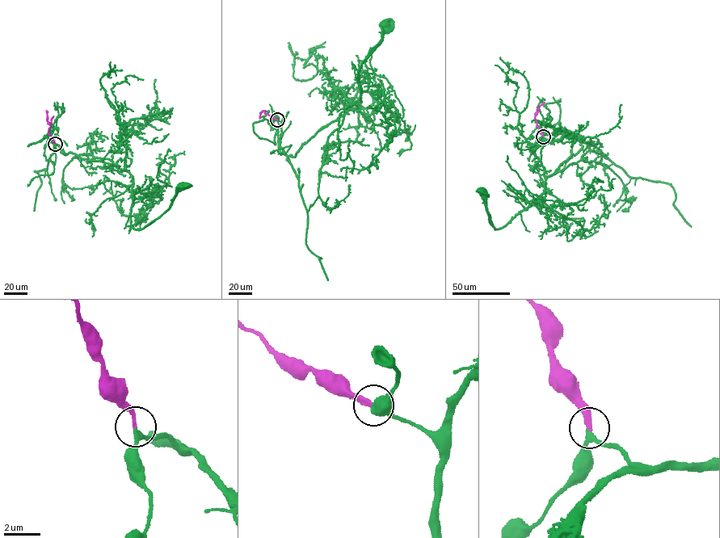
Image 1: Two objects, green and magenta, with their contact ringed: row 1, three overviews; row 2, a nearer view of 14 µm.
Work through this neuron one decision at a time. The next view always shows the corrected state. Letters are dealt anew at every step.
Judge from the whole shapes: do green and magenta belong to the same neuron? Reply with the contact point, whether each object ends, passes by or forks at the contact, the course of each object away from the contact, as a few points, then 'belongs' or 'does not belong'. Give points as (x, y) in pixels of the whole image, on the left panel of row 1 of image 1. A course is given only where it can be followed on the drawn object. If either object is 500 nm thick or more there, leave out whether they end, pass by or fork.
(55, 144) | green passes by | magenta ends | green via (55, 144), (65, 154), (128, 172), (136, 229), (159, 216), (183, 187) | magenta via (55, 143), (48, 134), (46, 110) | belongs

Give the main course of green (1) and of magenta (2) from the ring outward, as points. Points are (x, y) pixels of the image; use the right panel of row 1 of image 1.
1: (543, 136), (557, 140), (566, 136), (583, 146), (548, 176), (544, 192), (535, 201), (495, 229), (482, 191)
2: (543, 136), (536, 126), (535, 115), (536, 109), (544, 102)

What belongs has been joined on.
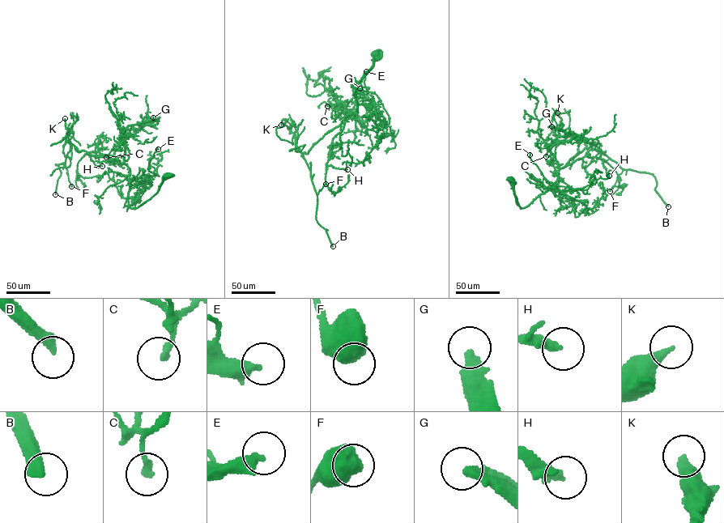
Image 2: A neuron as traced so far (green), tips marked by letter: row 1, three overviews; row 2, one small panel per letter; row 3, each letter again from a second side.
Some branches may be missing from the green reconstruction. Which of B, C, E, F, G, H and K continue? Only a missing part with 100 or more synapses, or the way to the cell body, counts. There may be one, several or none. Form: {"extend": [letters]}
{"extend": ["B", "G"]}

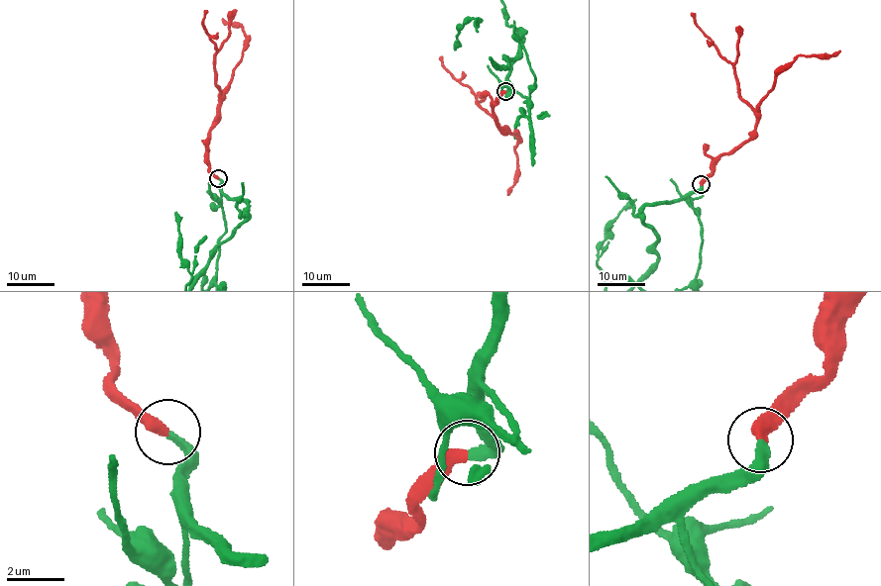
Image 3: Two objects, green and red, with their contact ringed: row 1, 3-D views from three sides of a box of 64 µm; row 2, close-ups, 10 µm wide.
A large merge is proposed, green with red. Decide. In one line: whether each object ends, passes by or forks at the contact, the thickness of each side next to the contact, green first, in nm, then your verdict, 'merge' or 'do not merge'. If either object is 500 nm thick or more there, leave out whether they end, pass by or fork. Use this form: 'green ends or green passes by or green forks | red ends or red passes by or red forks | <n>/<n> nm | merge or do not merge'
green ends | red ends | 280/420 nm | merge

